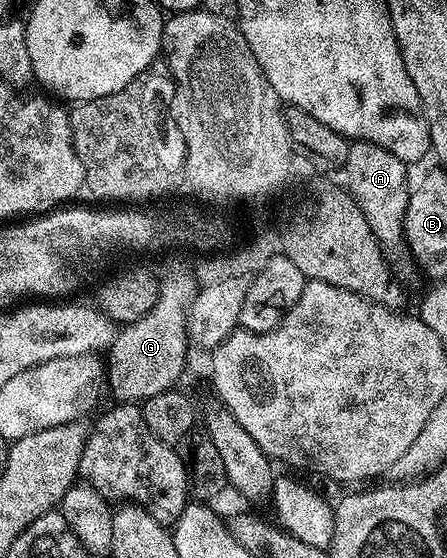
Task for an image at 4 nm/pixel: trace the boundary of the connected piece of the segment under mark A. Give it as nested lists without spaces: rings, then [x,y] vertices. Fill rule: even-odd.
[[[354,140],[348,149],[343,176],[347,179],[347,190],[360,205],[360,211],[367,217],[371,231],[378,242],[388,247],[400,244],[404,238],[404,214],[409,204],[410,184],[407,185],[408,166],[389,150],[373,142]]]

